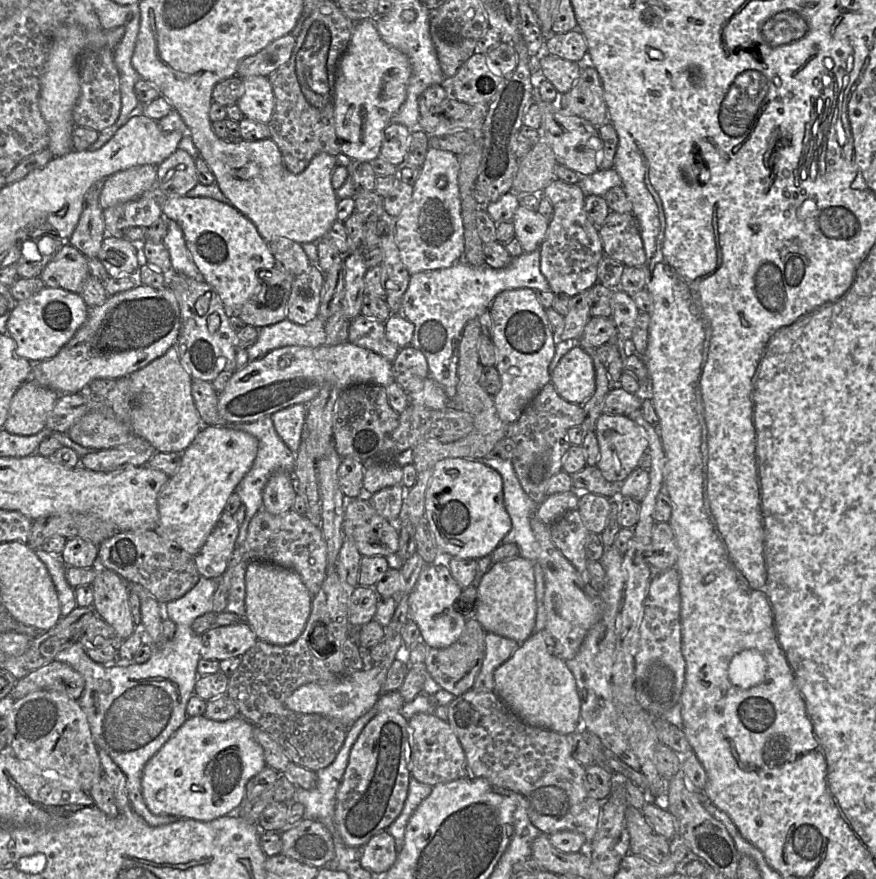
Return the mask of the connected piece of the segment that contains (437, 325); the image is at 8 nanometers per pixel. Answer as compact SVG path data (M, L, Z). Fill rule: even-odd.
M540 248L512 258L505 268L495 269L487 264L473 267L459 261L447 268L426 270L410 276L401 302L401 314L414 325L410 346L424 354L429 376L443 387L450 400L456 395L459 343L466 324L487 310L499 293L517 288L550 291L548 281L541 272Z

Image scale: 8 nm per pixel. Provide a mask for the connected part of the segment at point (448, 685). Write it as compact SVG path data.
M472 618L467 620L465 628L456 642L445 648L428 648L425 659L426 670L441 689L450 692L455 697L473 689L485 658L486 633L480 622Z

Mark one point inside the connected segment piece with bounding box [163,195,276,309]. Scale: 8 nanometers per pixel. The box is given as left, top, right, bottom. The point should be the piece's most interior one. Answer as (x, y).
(226, 246)

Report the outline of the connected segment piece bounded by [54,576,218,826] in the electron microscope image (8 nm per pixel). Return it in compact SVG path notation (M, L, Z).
M201 576L198 583L184 596L163 605L164 616L175 623L176 632L172 640L165 641L160 646L154 646L152 656L145 663L118 660L116 664L99 664L86 654L86 649L79 641L61 650L54 658L55 661L70 665L83 676L85 687L77 701L87 716L95 745L98 749L104 750L125 774L128 799L133 811L146 823L148 821L155 826L176 822L181 817L155 815L148 809L141 787L143 768L188 718L186 707L189 699L195 694L194 688L198 679L197 666L201 659L202 647L201 636L193 631L192 624L197 617L212 612L212 597L217 585L218 579Z

